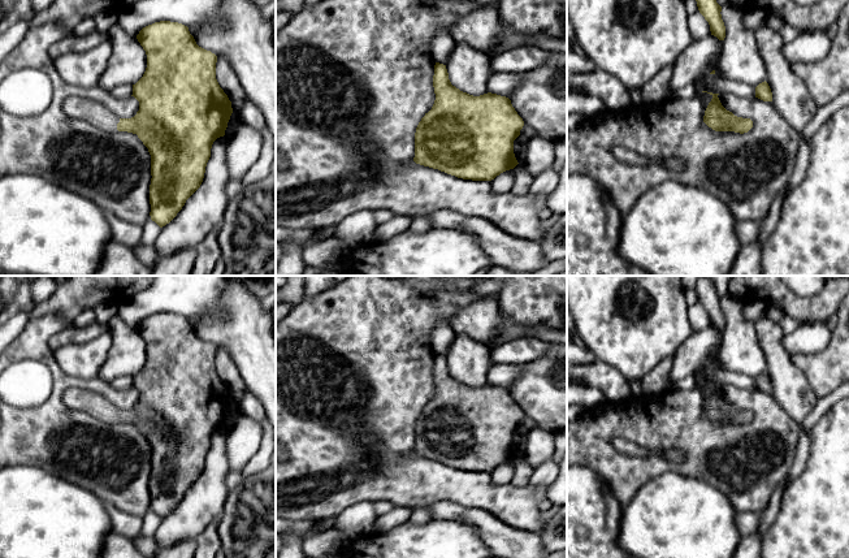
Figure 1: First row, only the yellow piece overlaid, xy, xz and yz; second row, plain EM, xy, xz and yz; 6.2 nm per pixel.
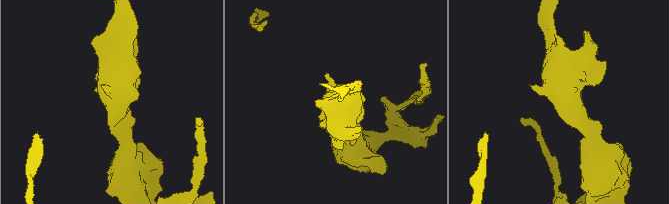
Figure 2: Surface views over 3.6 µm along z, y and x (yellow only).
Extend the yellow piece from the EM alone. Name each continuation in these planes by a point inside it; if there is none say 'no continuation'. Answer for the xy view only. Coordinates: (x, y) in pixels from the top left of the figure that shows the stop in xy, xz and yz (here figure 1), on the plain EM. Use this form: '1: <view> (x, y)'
1: xy (95, 405)

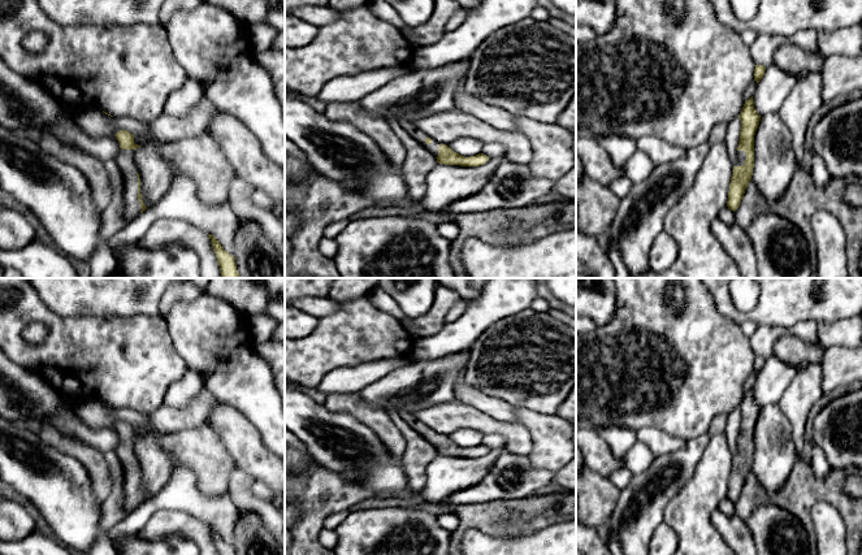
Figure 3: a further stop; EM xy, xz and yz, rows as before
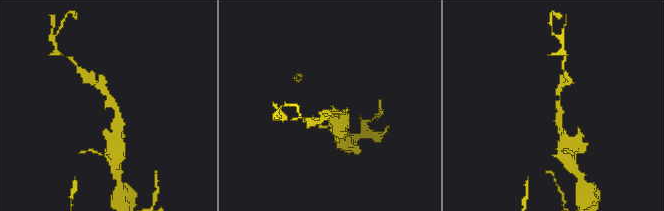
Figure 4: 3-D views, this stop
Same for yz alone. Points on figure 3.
1: yz (741, 447)

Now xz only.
1: xz (419, 426)

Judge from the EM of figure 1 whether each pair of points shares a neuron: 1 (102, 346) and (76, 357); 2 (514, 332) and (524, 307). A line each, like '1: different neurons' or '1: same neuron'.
1: same neuron
2: different neurons

